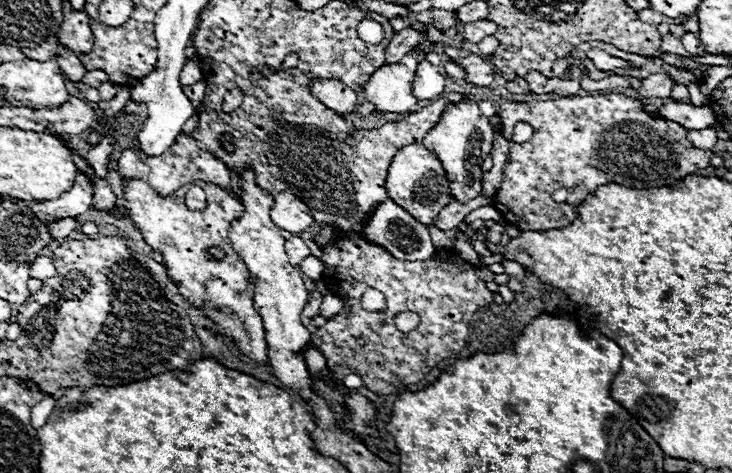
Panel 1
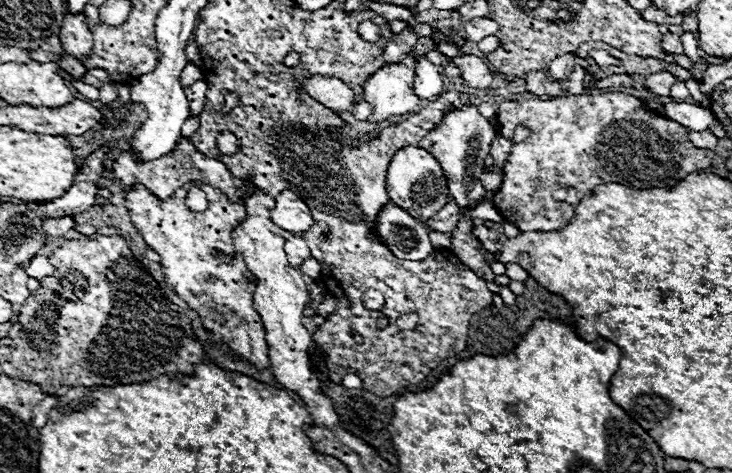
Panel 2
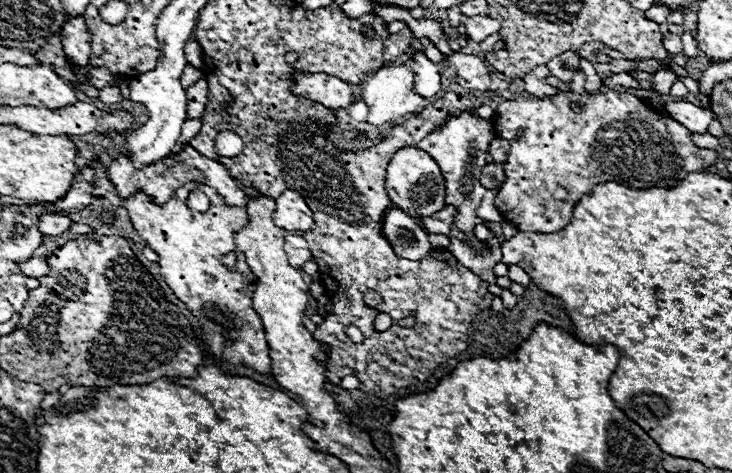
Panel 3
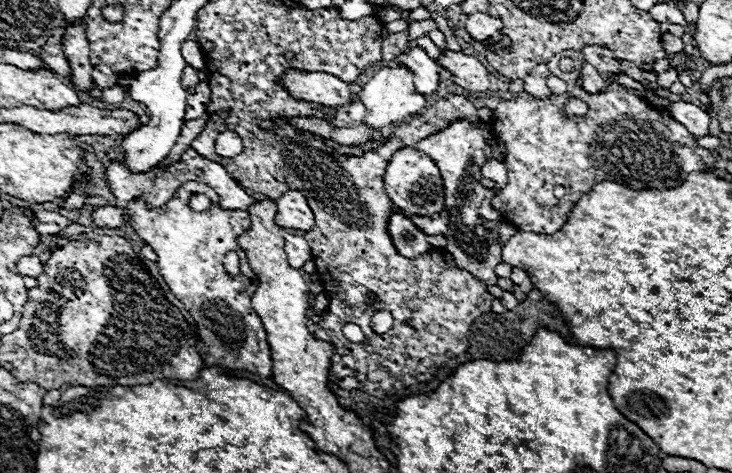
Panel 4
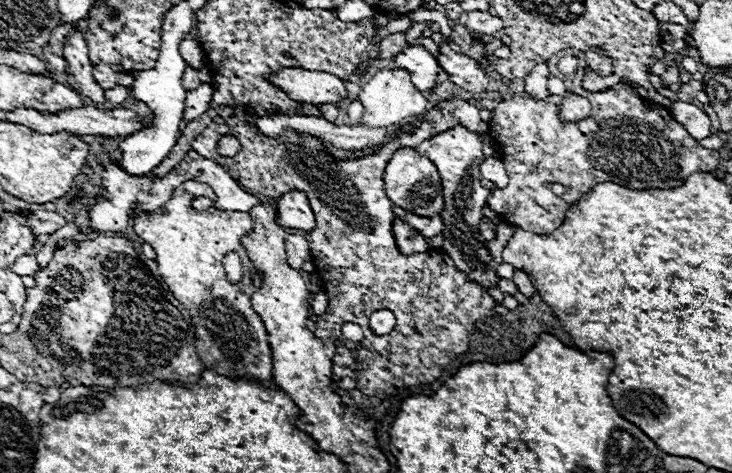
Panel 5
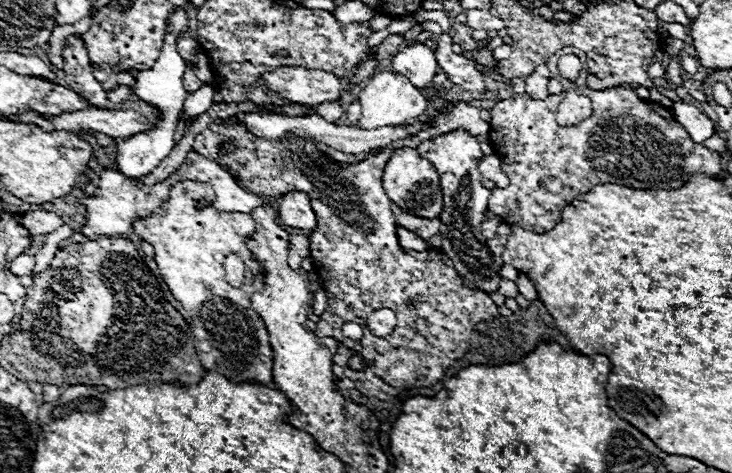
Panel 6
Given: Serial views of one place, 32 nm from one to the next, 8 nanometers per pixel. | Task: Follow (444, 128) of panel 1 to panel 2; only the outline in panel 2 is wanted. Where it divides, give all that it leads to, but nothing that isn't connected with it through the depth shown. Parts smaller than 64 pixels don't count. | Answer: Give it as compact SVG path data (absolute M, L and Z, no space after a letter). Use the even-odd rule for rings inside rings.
M464 106L460 110L448 112L444 120L418 144L424 146L424 150L428 150L440 162L444 176L448 178L448 202L456 202L460 208L466 208L484 198L486 190L480 184L480 174L484 170L484 158L490 152L494 136L494 126L478 114L478 108Z

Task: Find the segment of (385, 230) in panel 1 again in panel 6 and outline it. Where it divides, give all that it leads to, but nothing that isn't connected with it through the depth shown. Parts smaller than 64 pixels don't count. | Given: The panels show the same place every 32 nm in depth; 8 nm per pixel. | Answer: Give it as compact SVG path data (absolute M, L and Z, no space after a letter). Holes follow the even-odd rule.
M398 226L396 228L396 234L398 234L398 240L400 240L400 246L404 248L404 250L416 250L416 252L422 252L422 250L428 250L428 244L422 240L422 238L418 238L418 236L414 236L410 230L406 230L406 228L402 228L402 226Z

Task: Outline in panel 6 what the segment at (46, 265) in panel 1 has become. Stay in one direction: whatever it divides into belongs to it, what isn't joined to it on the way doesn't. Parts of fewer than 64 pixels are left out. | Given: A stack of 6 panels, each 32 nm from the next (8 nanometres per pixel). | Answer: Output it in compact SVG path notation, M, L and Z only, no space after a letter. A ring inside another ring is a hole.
M20 254L20 256L16 256L16 258L10 262L10 266L8 266L8 268L10 268L16 276L24 276L24 274L30 274L30 272L32 272L34 264L36 264L34 256Z

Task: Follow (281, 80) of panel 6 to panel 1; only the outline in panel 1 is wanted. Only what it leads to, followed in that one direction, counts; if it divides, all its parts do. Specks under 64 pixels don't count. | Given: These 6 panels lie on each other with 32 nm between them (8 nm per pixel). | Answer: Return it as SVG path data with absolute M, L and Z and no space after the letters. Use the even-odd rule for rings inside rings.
M314 78L312 84L312 94L316 94L320 98L320 102L324 102L324 106L328 106L330 110L334 110L336 114L344 114L344 112L354 112L354 108L358 106L358 98L356 92L348 86L344 86L340 80L318 80Z

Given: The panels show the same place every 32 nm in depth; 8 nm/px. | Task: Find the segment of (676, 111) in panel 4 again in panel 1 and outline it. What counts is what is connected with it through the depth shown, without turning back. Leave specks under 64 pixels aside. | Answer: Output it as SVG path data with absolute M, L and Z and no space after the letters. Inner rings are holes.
M668 102L660 106L660 116L664 120L672 120L686 130L704 130L716 124L716 116L712 114L710 106L692 106L684 102Z

